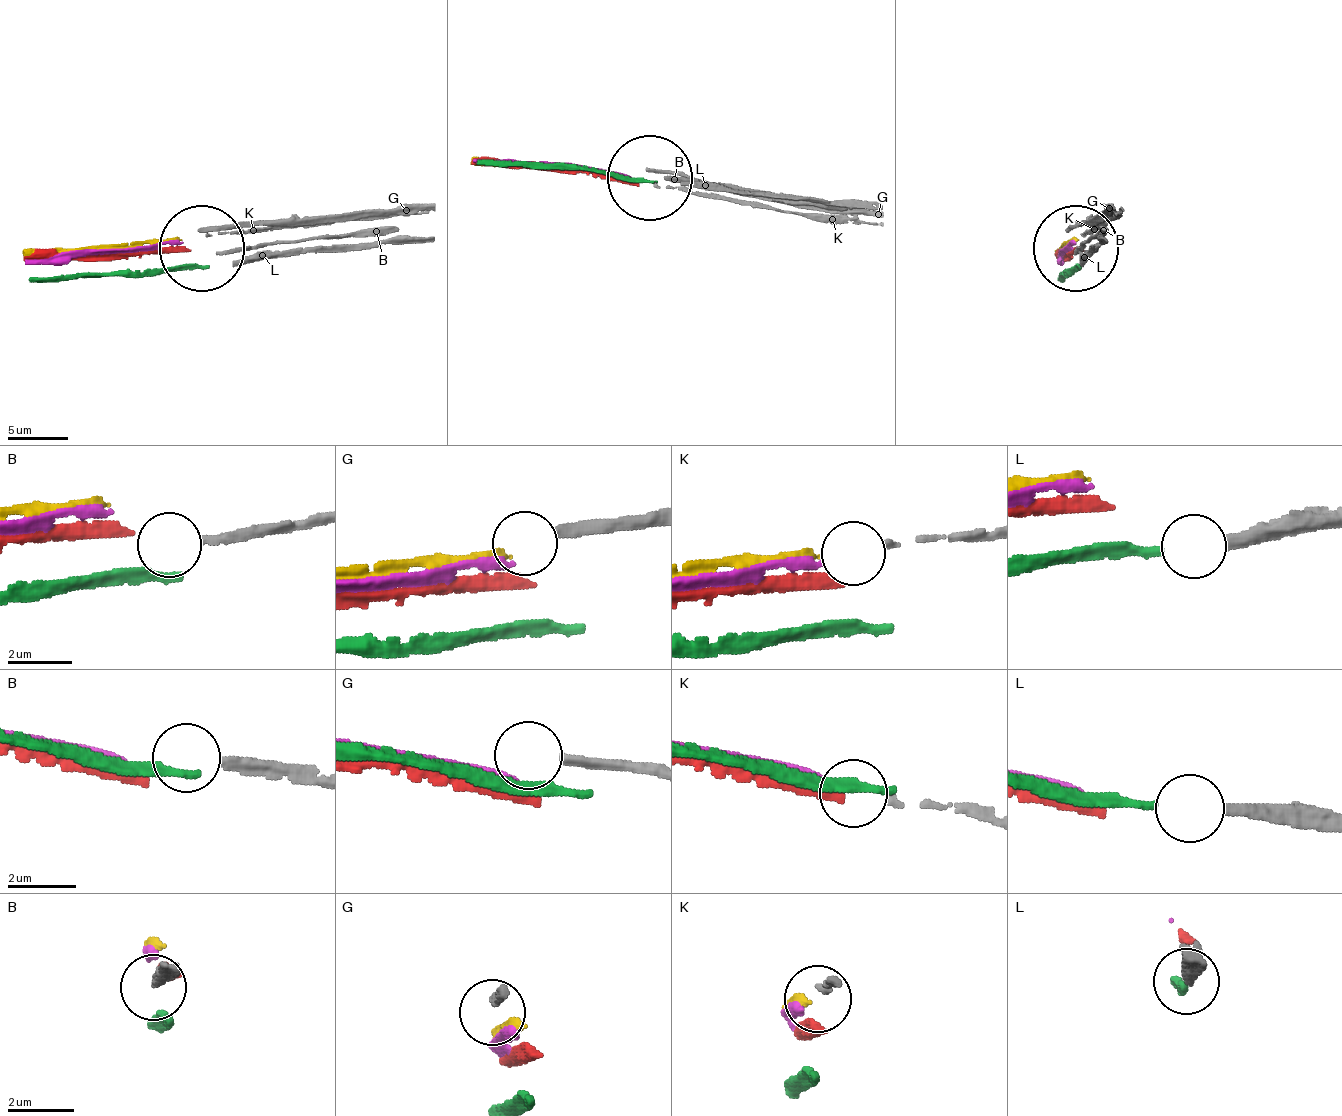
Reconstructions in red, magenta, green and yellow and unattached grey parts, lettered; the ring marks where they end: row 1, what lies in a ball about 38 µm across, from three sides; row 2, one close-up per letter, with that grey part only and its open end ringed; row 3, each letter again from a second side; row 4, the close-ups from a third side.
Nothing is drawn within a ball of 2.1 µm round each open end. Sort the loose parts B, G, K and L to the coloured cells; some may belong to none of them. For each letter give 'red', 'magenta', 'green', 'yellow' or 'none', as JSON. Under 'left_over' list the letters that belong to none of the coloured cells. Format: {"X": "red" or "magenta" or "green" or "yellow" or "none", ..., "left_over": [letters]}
{"B": "none", "G": "none", "K": "yellow", "L": "green", "left_over": ["B", "G"]}

